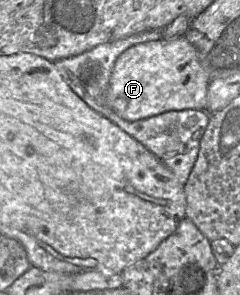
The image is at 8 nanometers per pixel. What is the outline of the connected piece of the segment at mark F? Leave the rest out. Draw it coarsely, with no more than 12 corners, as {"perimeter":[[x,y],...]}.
{"perimeter":[[184,37],[116,60],[106,103],[128,121],[206,109],[210,79]]}

